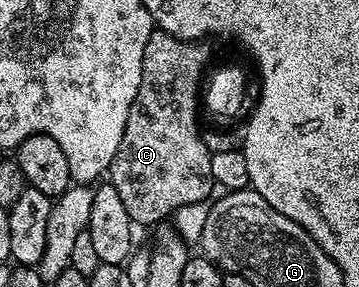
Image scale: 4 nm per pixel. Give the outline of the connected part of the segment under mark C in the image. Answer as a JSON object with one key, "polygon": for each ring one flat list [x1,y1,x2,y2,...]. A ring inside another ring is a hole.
{"polygon":[[154,29,153,34,150,36,150,38,147,40,147,48,143,48,143,80,139,84,139,92,135,96,135,100,131,104,131,108,129,109,129,115,127,116,127,128,123,132,123,140,119,144,119,152,115,152,115,160,109,165,108,171,107,171,107,182,108,185,111,185,115,188,115,192,119,192,119,197,123,200,123,205,127,207,127,216,131,221,134,222,138,227,141,226,153,226,156,227,158,224,156,222,161,222,164,220,165,217,176,215,177,210,179,208,183,208,187,204,195,204,196,202,205,202,206,199,208,199,209,194,209,186,212,187,214,185,213,177,211,176,211,154,209,153,209,149,207,148,207,144,203,144,203,140,201,139,201,132,202,127,200,125,197,126,197,106,199,110,199,87,202,85,203,82,203,76,201,78,201,73,205,70,205,65,209,62,209,45,210,43,205,40,198,40,196,42,184,42,181,38,176,38,175,36,171,36,168,34,166,30,159,30]]}

